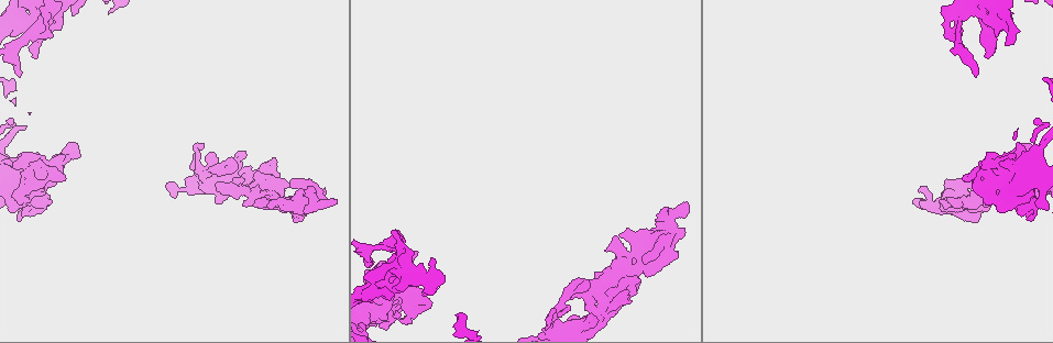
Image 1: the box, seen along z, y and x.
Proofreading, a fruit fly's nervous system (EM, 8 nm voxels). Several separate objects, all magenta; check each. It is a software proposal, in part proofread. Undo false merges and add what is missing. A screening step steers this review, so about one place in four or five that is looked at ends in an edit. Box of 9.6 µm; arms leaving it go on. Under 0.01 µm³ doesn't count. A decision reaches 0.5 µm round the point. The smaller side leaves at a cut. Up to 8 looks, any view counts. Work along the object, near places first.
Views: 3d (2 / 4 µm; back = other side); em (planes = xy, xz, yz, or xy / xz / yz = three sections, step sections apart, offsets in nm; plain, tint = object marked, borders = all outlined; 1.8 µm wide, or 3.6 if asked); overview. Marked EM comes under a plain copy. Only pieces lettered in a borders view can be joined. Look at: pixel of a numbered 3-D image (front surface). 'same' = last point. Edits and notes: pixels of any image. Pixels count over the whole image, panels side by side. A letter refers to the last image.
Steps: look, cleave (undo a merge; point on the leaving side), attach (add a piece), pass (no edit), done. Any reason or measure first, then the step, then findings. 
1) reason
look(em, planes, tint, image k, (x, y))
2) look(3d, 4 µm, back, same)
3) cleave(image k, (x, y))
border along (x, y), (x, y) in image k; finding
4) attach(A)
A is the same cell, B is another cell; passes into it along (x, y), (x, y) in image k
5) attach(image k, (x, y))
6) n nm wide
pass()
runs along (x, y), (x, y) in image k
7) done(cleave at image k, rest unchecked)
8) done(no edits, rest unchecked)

free end
look(em, yz, step 16, borders, image 1, (398, 318))

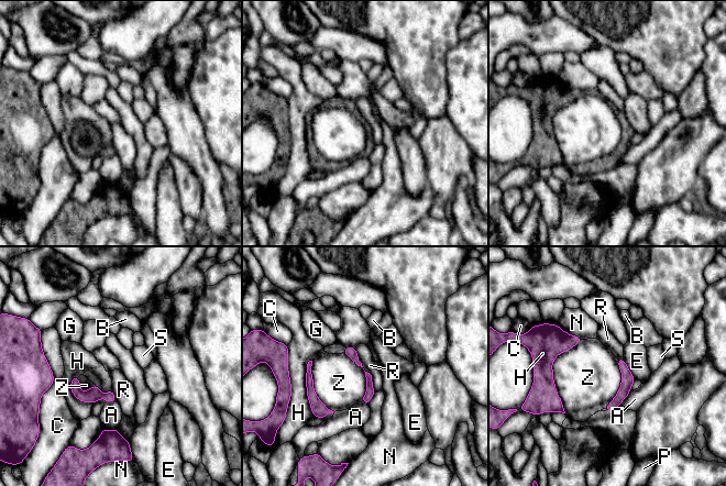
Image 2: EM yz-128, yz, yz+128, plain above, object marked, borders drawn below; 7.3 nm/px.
cut it another way
look(em, planes, borders, same)

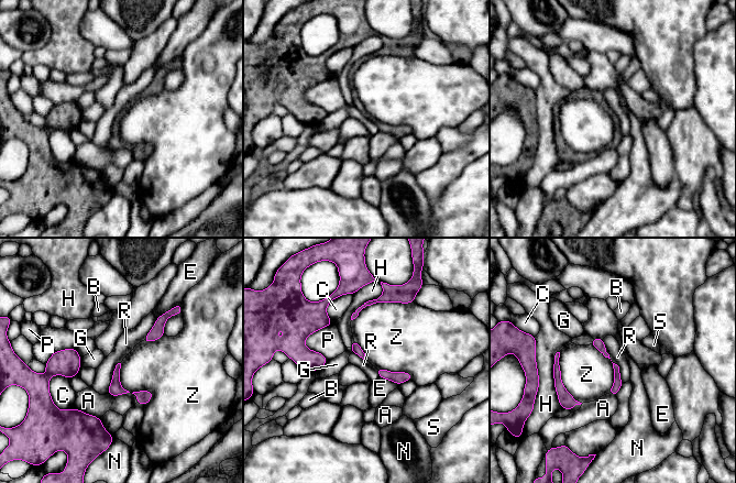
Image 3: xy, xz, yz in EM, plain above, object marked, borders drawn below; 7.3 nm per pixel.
pass()
A, B, C, E, G, H, N, P, R, S and Z are other cells; runs along (596, 340), (616, 368), (613, 392) in image 3; no lettered piece goes on from it

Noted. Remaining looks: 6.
look(3d, 2 µm, back, image 1, (72, 12))

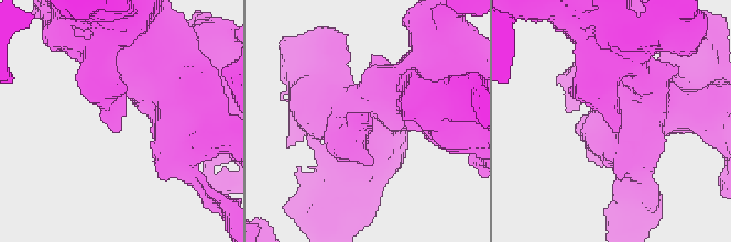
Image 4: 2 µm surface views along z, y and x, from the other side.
now the EM
look(em, planes, borders, image 4, (618, 130))

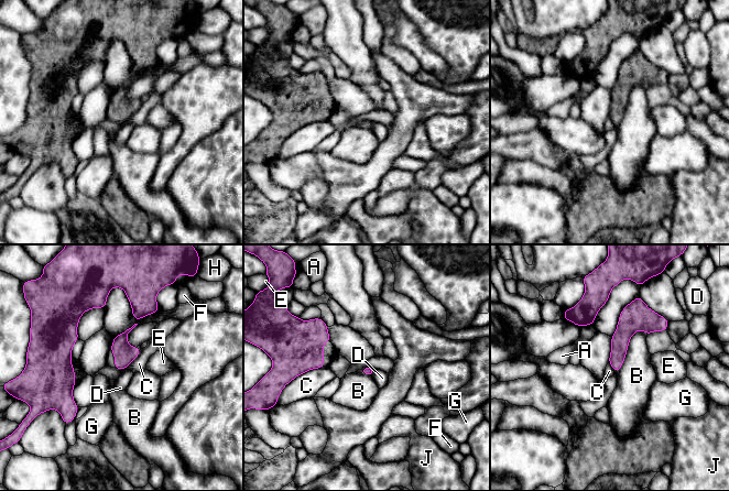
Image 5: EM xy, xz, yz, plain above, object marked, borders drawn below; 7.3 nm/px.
B touches over 380 nm
pass()
A, B, C, D, E, F, G, H and J are other cells; no lettered piece goes on from it

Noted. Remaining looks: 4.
thick turns thin
look(em, 3.6 µm, planes, borders, image 1, (19, 40))

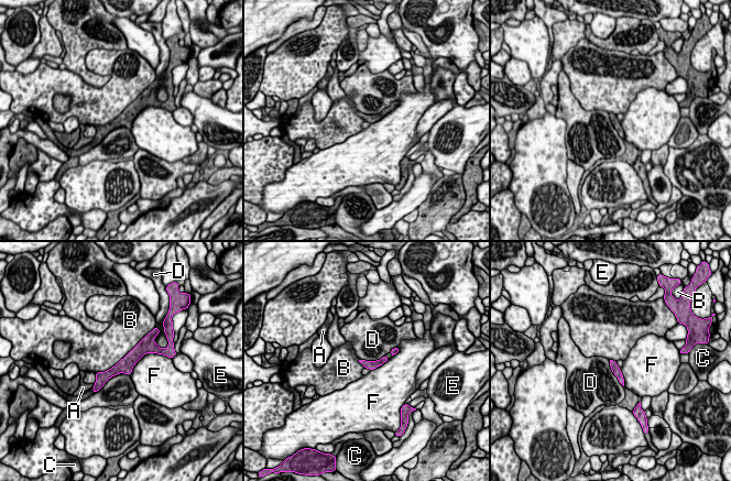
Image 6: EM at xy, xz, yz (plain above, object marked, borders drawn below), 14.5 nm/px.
120 nm wide
pass()
A, B, C, D, E and F are other cells; runs along (144, 345), (97, 385) in image 6; one neuron here

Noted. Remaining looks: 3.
done(no edits, rest unchecked)

